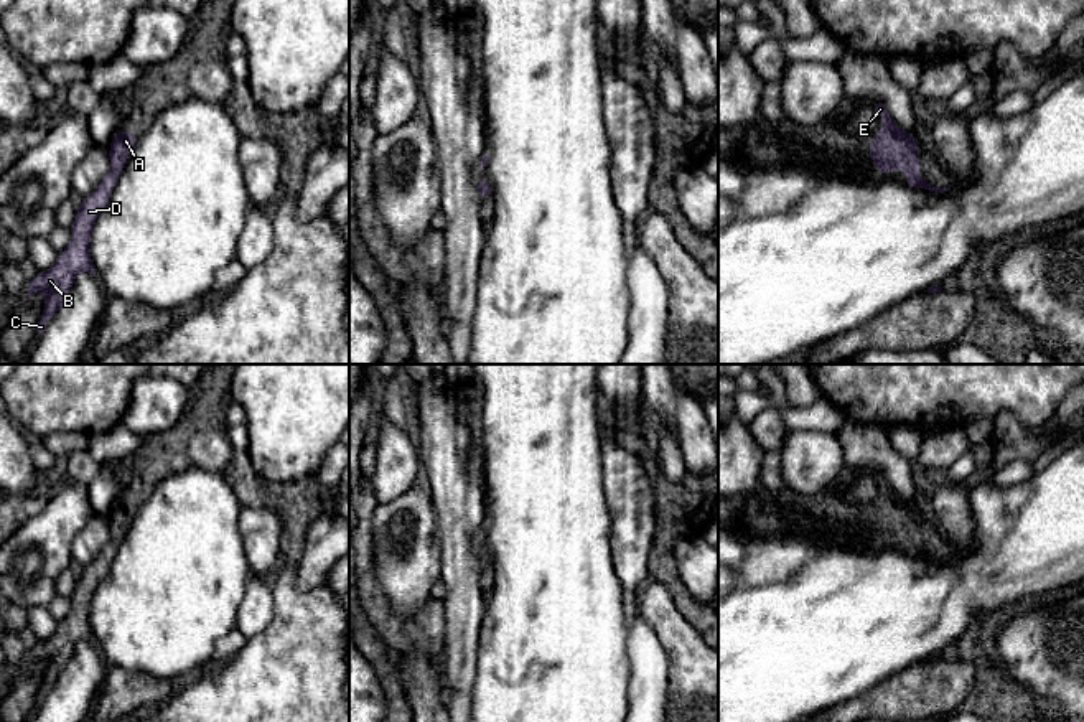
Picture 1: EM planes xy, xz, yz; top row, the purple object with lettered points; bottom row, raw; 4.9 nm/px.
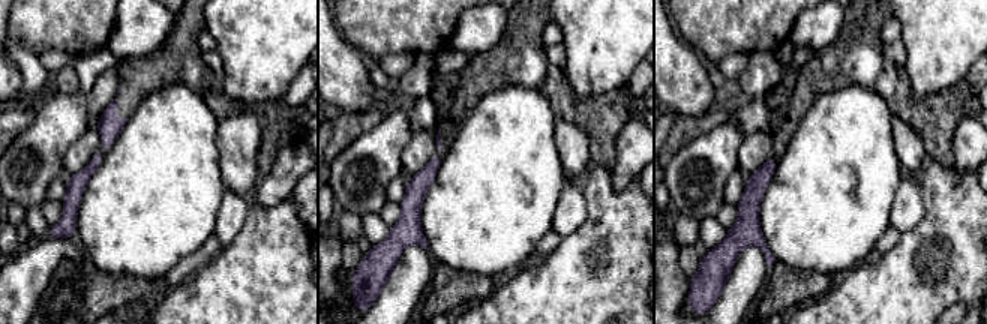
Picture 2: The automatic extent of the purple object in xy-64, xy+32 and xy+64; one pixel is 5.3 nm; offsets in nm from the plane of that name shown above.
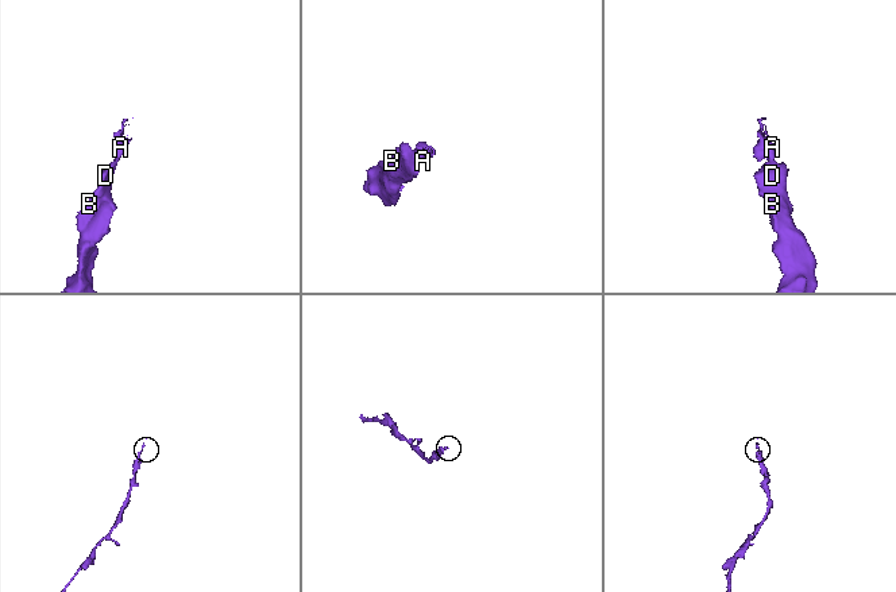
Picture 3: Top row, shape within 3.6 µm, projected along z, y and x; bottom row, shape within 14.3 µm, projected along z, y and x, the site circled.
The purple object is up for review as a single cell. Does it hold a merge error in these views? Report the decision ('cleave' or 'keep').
keep

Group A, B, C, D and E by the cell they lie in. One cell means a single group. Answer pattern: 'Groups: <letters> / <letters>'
Groups: A B C D E

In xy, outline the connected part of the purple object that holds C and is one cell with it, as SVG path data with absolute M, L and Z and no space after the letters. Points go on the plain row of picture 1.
M124 496L117 498L107 519L110 539L100 549L97 557L84 565L81 574L76 577L74 592L69 595L71 610L68 617L58 621L56 631L48 640L38 641L36 646L28 651L30 664L23 669L28 669L36 661L48 661L43 682L36 694L36 702L43 702L56 686L72 656L74 646L79 641L96 645L89 621L91 602L100 580L109 574L117 547L137 511L137 503L127 503Z

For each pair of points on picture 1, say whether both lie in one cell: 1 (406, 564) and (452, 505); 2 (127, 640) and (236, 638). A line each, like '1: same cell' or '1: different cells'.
1: different cells
2: different cells

